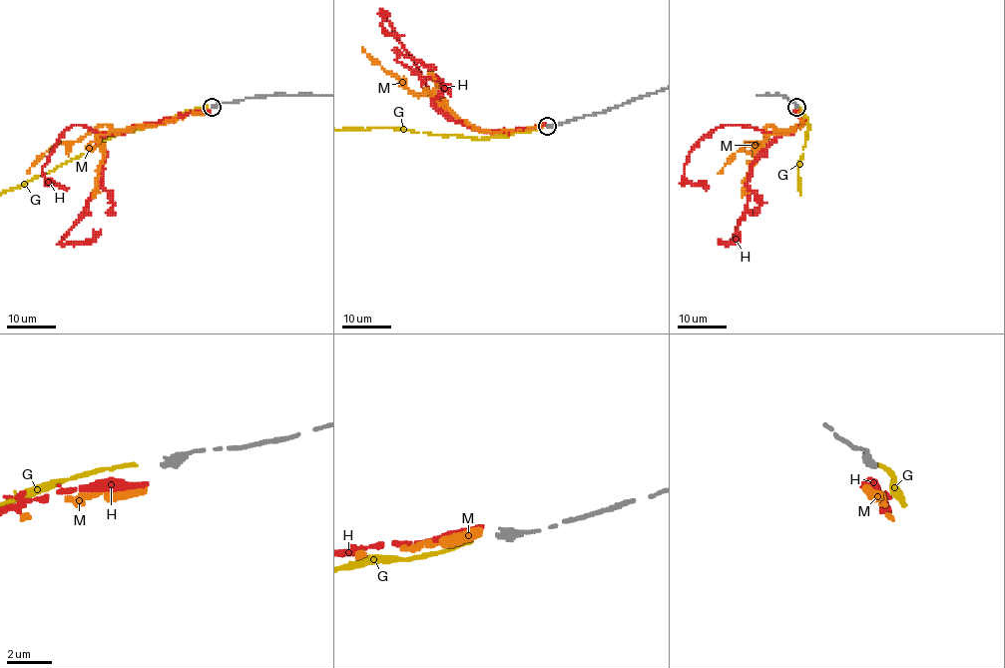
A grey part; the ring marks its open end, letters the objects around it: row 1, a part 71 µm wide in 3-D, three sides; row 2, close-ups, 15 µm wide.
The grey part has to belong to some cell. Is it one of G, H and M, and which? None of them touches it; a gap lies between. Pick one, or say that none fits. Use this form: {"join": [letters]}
{"join": ["G"]}

